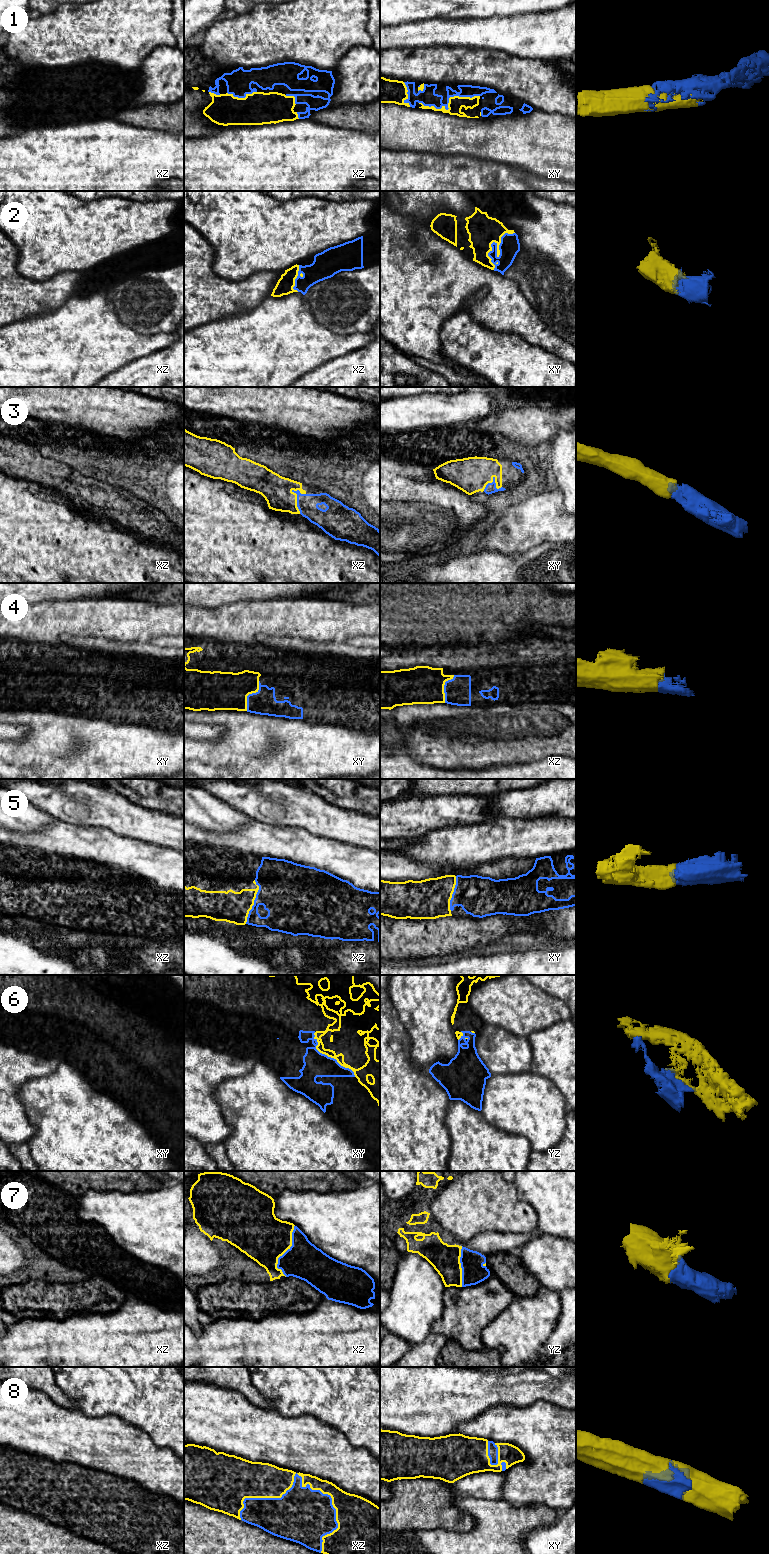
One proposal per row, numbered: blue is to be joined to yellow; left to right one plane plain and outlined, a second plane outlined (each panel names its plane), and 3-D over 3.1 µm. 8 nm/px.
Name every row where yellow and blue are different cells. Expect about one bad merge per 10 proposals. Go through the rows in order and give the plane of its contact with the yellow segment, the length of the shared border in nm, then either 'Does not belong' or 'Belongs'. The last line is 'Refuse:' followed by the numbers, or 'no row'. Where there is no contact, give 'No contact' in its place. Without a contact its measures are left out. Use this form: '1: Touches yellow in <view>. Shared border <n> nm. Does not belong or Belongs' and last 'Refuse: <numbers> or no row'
1: Touches yellow in xy. Shared border 500 nm. Belongs
2: Touches yellow in xy. Shared border 340 nm. Belongs
3: Touches yellow in xz. Shared border 220 nm. Belongs
4: Touches yellow in xy. Shared border 260 nm. Belongs
5: Touches yellow in xz. Shared border 360 nm. Belongs
6: Touches yellow in xy. Shared border 480 nm. Does not belong
7: Touches yellow in xz. Shared border 420 nm. Belongs
8: Touches yellow in xz. Shared border 800 nm. Belongs
Refuse: 6

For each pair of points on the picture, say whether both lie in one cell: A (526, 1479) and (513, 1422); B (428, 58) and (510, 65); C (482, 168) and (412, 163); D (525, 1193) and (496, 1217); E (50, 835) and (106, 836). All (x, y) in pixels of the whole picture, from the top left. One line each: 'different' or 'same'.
A: same
B: same
C: same
D: different
E: same

